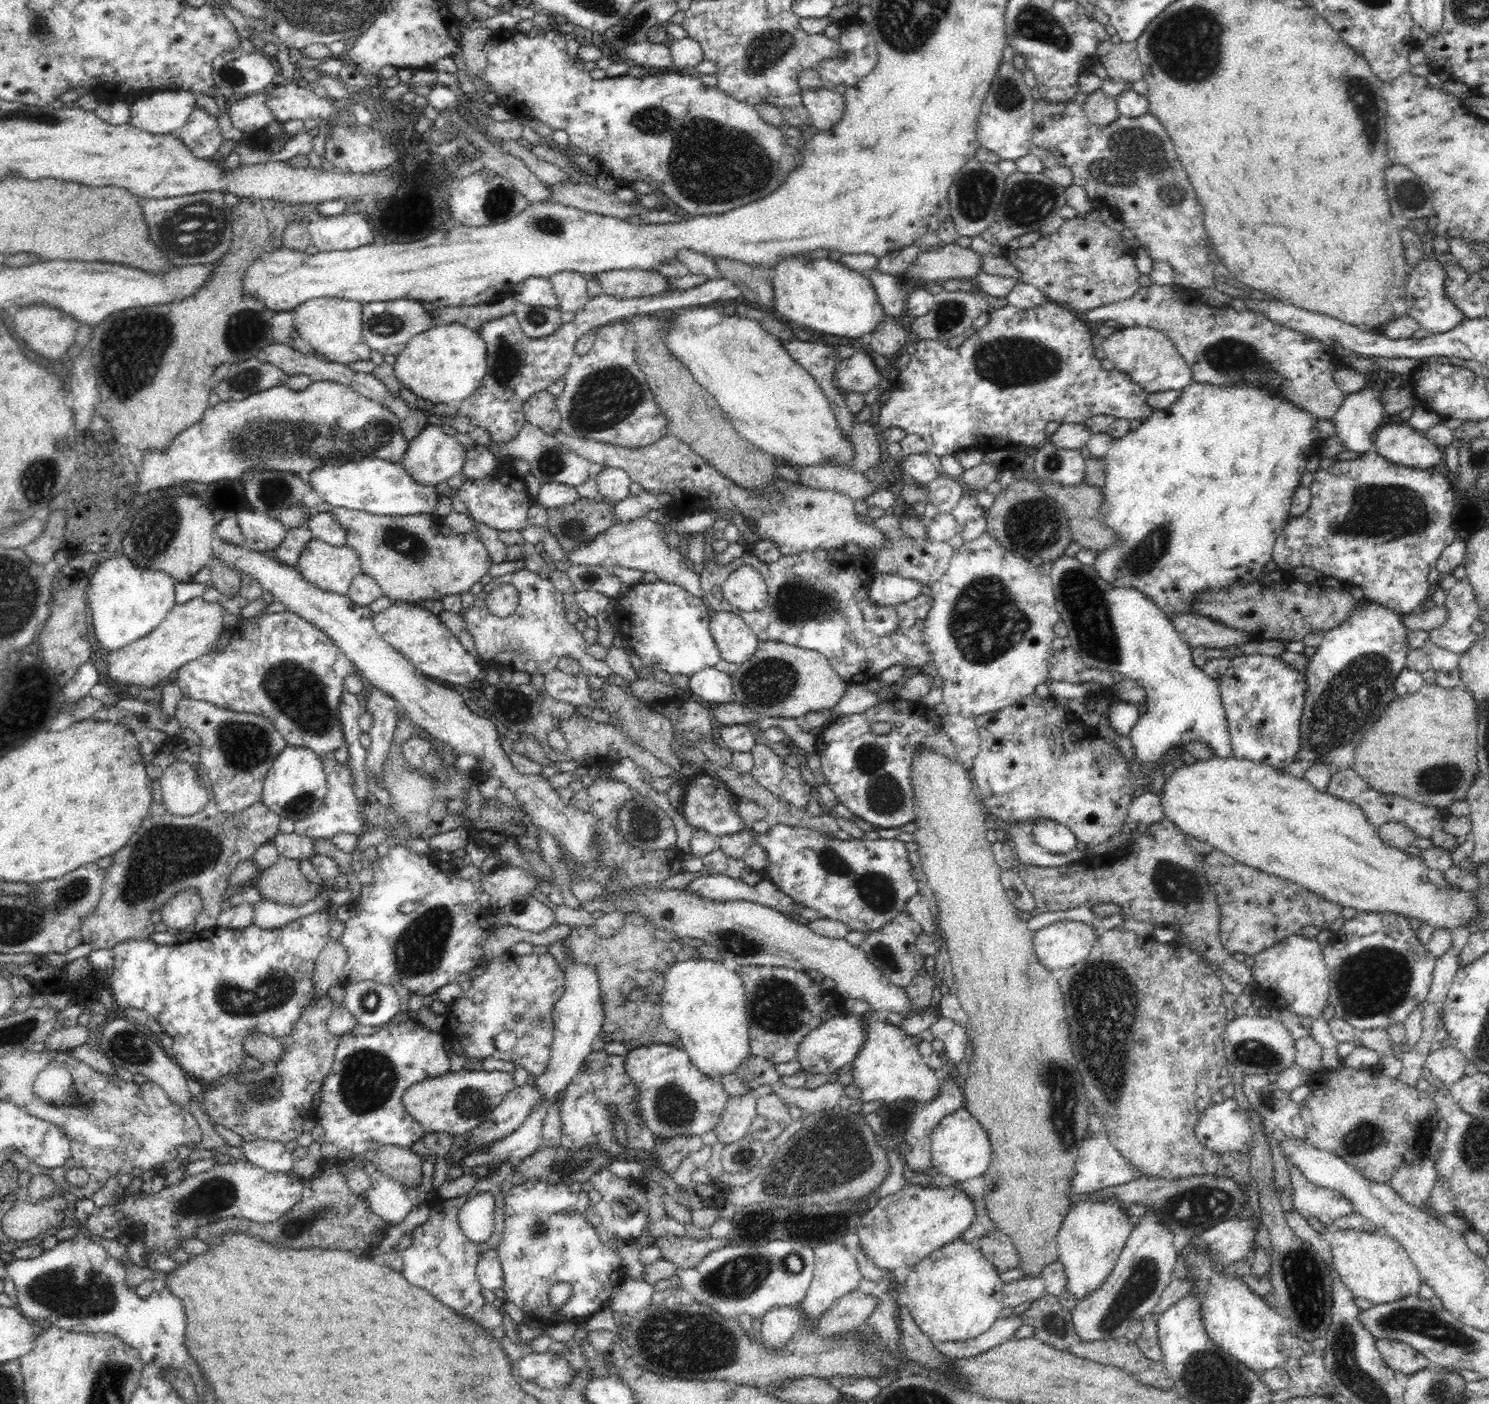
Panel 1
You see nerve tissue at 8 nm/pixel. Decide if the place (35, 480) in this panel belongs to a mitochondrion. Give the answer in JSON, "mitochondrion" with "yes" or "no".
{"mitochondrion":"yes"}

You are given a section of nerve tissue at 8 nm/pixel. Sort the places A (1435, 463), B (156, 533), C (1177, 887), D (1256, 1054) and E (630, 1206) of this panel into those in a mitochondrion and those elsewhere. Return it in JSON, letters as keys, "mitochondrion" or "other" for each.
{"A":"other","B":"mitochondrion","C":"mitochondrion","D":"mitochondrion","E":"mitochondrion"}

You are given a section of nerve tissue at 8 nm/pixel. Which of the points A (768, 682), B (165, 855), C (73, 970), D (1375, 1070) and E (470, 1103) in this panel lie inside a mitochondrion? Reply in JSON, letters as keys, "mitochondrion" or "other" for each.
{"A":"mitochondrion","B":"mitochondrion","C":"other","D":"other","E":"mitochondrion"}

